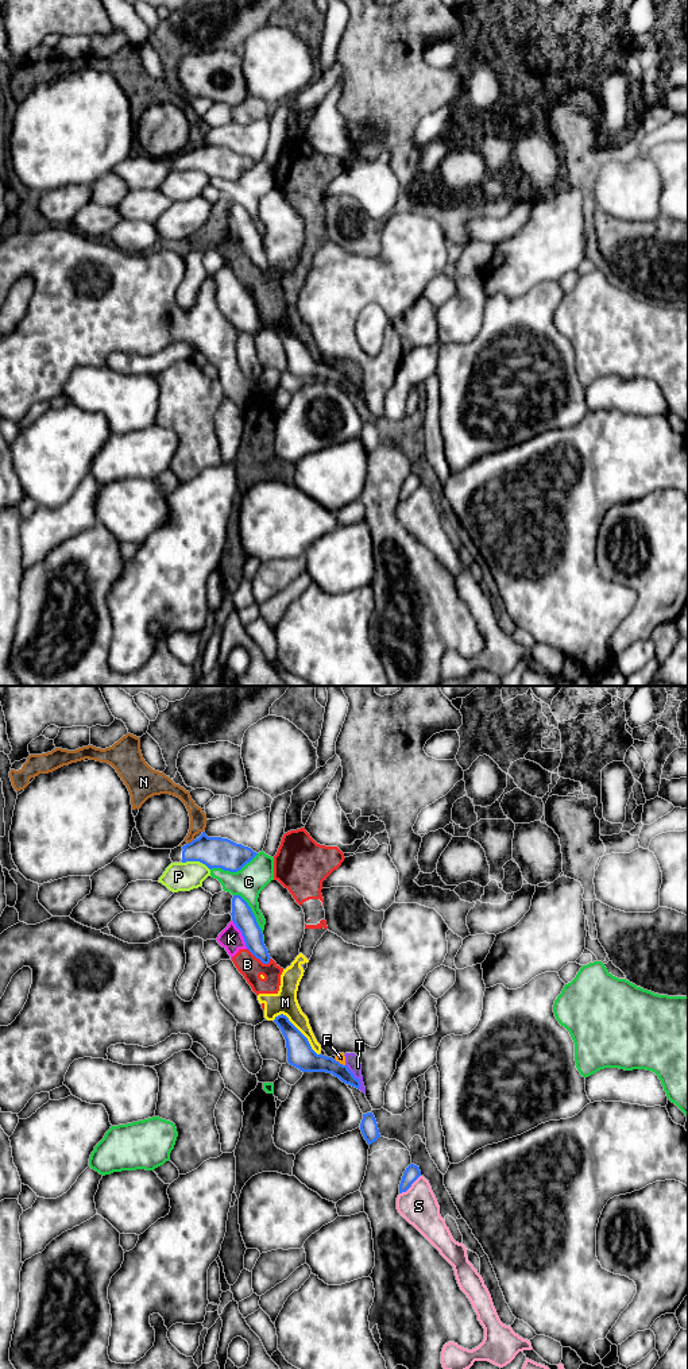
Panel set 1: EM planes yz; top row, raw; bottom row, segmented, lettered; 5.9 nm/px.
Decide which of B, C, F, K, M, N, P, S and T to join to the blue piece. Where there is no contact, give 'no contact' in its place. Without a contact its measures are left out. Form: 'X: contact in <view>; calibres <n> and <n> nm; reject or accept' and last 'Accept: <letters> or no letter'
B: contact in yz; calibres 130 and 140 nm; reject
C: contact in yz; calibres 190 and 180 nm; reject
F: contact in yz; calibres 160 and 60 nm; reject
K: contact in yz; calibres 130 and 140 nm; reject
M: contact in yz; calibres 160 and 150 nm; reject
N: contact in yz; calibres 190 and 100 nm; reject
P: contact in yz; calibres 190 and 180 nm; reject
S: contact in yz; calibres 90 and 220 nm; reject
T: contact in yz; calibres 110 and 90 nm; reject
Accept: no letter

